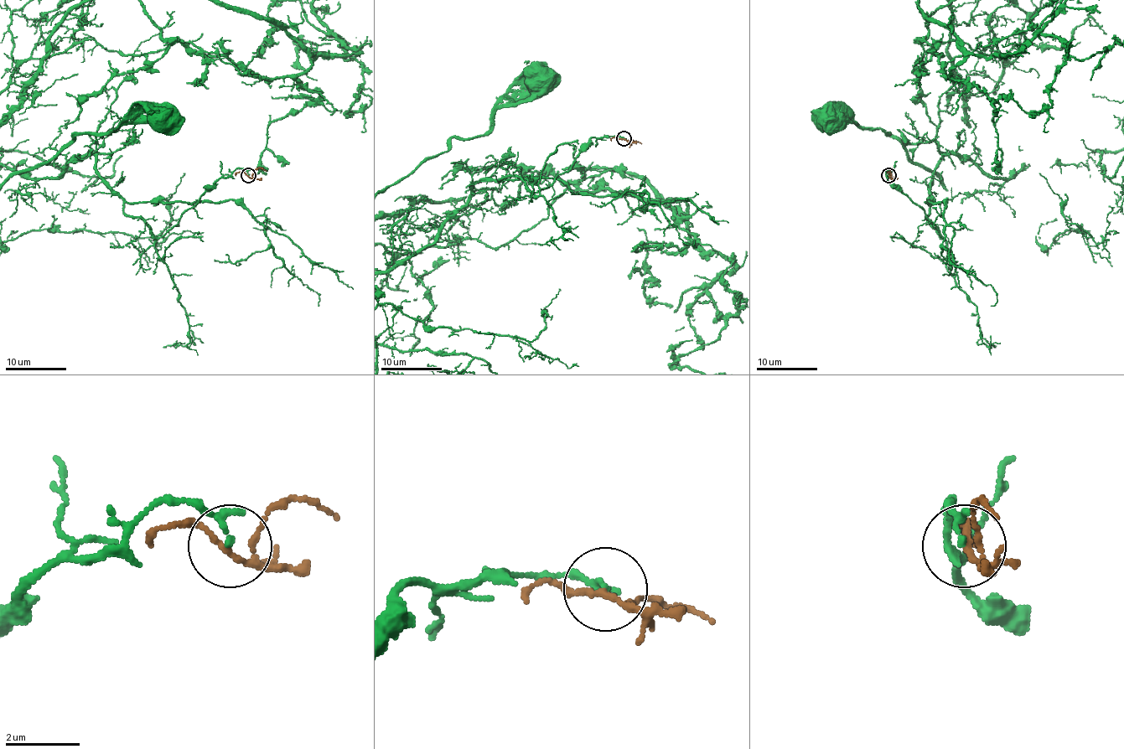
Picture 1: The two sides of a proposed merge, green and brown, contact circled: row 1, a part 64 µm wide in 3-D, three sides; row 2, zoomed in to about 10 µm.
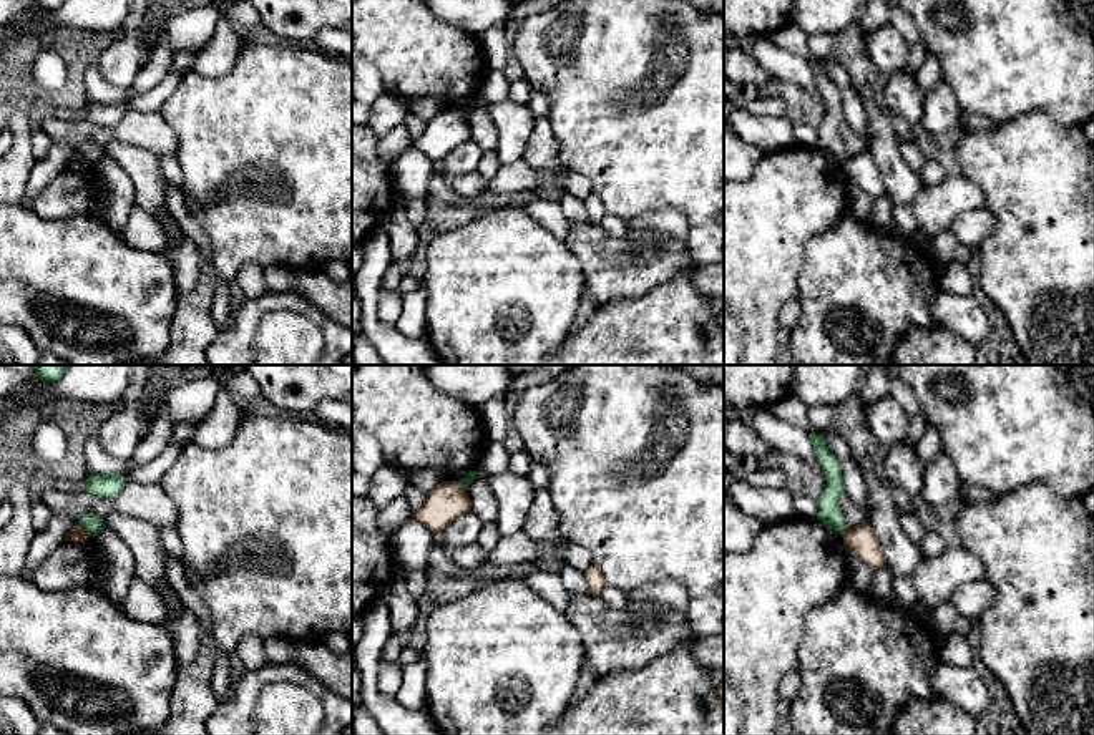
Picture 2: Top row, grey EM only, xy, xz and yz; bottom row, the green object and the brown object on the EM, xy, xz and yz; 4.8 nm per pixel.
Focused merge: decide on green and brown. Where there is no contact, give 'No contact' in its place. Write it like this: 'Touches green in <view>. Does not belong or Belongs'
Touches green in xy. Does not belong

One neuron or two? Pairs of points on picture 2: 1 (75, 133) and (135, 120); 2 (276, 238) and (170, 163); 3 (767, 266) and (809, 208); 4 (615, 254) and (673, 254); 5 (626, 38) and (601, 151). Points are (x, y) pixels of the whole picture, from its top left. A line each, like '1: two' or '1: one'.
1: one
2: two
3: one
4: one
5: one

